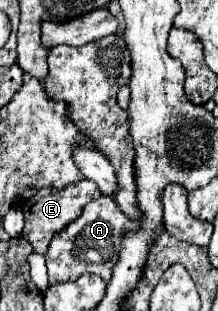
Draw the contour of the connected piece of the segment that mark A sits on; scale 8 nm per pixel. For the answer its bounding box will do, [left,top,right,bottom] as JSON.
[46,197,140,285]

